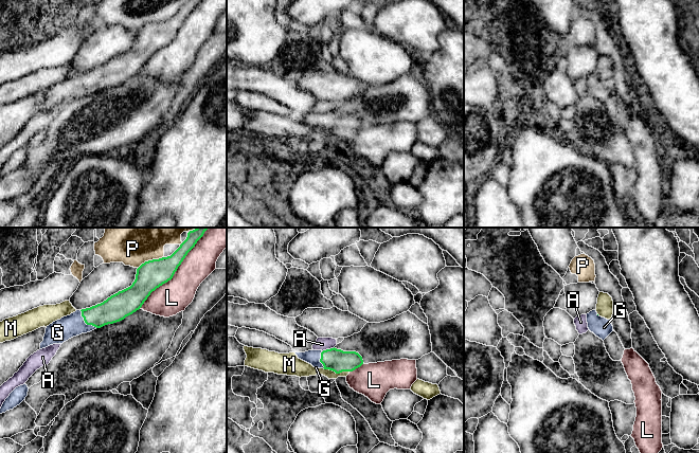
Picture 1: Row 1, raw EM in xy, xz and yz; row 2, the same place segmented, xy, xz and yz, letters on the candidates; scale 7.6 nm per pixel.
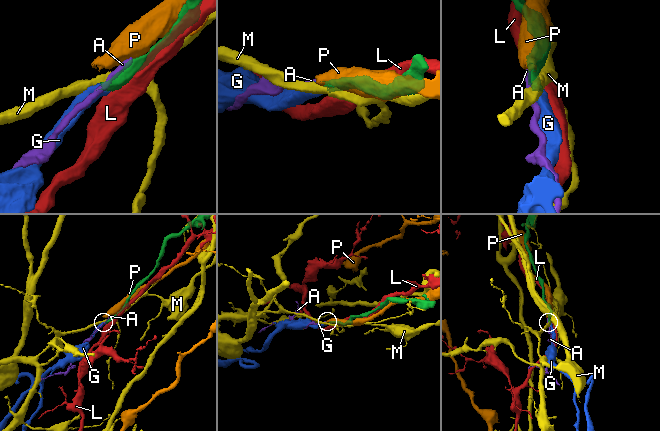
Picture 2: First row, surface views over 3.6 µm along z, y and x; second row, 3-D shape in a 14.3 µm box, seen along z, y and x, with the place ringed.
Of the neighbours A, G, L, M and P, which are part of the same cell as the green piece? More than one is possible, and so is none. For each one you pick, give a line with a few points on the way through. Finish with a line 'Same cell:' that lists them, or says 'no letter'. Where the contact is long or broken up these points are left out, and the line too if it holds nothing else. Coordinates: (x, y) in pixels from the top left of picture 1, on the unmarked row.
G: runs through xy (114, 72), (85, 85), (78, 85), (57, 95)
Same cell: G

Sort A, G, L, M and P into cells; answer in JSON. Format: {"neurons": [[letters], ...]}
{"neurons": [["A"], ["G"], ["L"], ["M"], ["P"]]}

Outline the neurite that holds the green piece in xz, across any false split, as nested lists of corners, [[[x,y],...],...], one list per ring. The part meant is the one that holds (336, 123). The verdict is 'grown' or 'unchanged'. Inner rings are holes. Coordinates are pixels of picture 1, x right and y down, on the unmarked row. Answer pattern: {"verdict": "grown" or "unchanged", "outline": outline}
{"verdict": "grown", "outline": [[[337,111],[326,113],[308,113],[295,115],[299,122],[311,127],[316,131],[324,131],[340,137],[353,134],[363,127],[362,120],[356,114],[343,114]]]}

